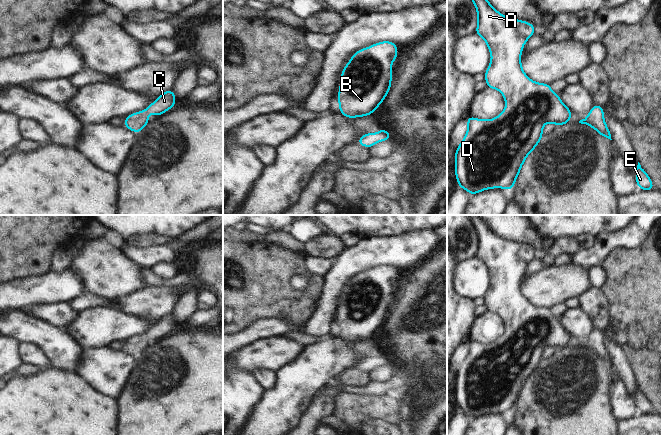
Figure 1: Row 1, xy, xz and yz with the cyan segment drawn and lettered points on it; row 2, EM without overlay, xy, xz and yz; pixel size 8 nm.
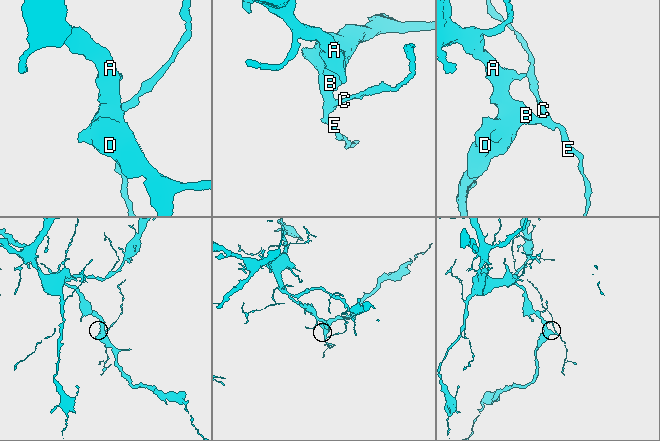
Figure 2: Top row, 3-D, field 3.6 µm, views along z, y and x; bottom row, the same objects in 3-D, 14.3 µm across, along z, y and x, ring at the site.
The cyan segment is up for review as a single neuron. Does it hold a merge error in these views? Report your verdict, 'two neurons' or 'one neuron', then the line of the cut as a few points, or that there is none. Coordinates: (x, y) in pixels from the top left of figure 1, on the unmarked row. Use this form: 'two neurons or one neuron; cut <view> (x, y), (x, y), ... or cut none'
one neuron; cut none

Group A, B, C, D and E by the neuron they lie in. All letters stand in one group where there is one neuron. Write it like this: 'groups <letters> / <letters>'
groups A B C D E

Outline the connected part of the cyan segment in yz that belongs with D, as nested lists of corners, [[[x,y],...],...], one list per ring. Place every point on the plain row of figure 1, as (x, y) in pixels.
[[[467,215],[477,235],[477,252],[475,257],[487,268],[491,278],[491,285],[485,295],[485,306],[490,313],[497,313],[505,323],[505,333],[494,343],[476,343],[473,340],[467,343],[467,357],[455,376],[455,400],[458,411],[465,413],[470,419],[494,412],[510,415],[519,400],[521,391],[527,380],[535,373],[543,360],[543,351],[546,347],[556,350],[570,346],[572,335],[563,328],[559,319],[555,318],[551,309],[532,305],[524,296],[521,287],[522,274],[527,264],[534,258],[535,250],[532,247],[506,241],[497,235],[480,215]]]

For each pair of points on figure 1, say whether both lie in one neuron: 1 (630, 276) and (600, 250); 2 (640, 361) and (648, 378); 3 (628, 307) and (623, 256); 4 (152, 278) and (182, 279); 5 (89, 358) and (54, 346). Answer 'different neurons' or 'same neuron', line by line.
1: different neurons
2: same neuron
3: same neuron
4: same neuron
5: different neurons

